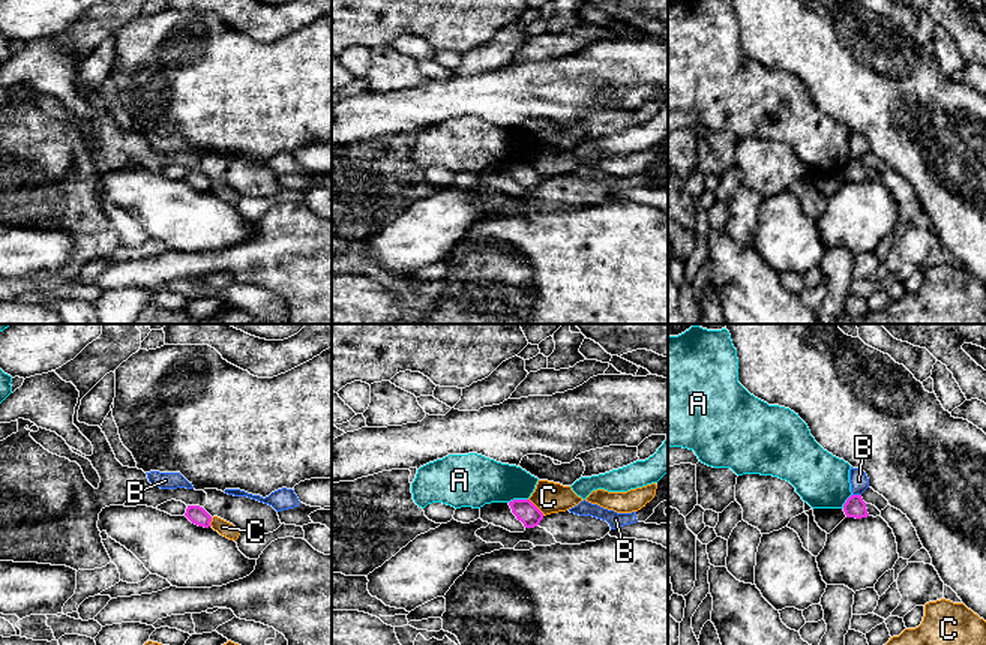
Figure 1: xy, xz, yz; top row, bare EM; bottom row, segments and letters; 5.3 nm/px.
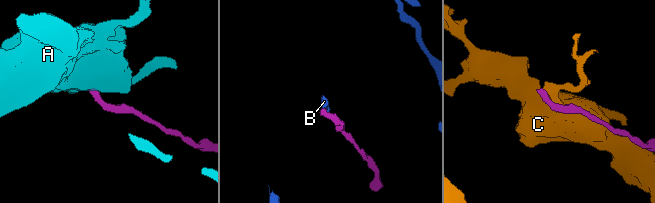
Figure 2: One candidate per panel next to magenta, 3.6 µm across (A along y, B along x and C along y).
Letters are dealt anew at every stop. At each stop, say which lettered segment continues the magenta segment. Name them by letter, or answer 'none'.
none

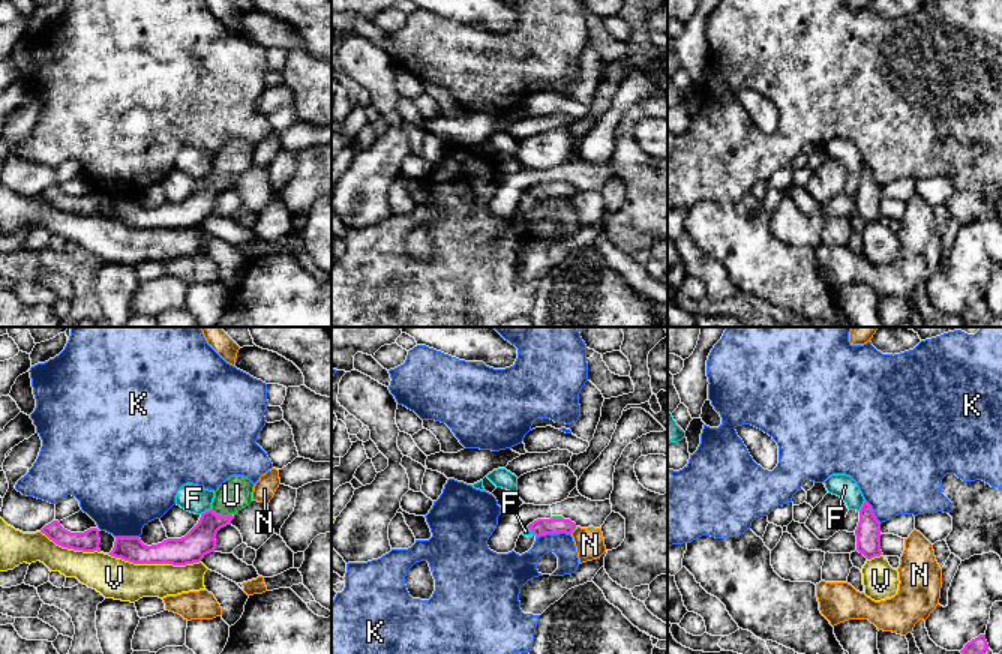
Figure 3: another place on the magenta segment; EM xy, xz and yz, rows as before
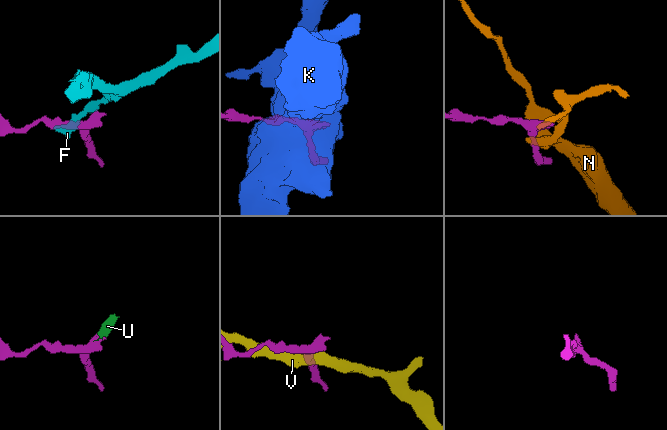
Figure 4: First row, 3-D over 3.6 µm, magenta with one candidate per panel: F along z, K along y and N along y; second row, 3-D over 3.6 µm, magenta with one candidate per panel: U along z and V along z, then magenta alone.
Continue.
U

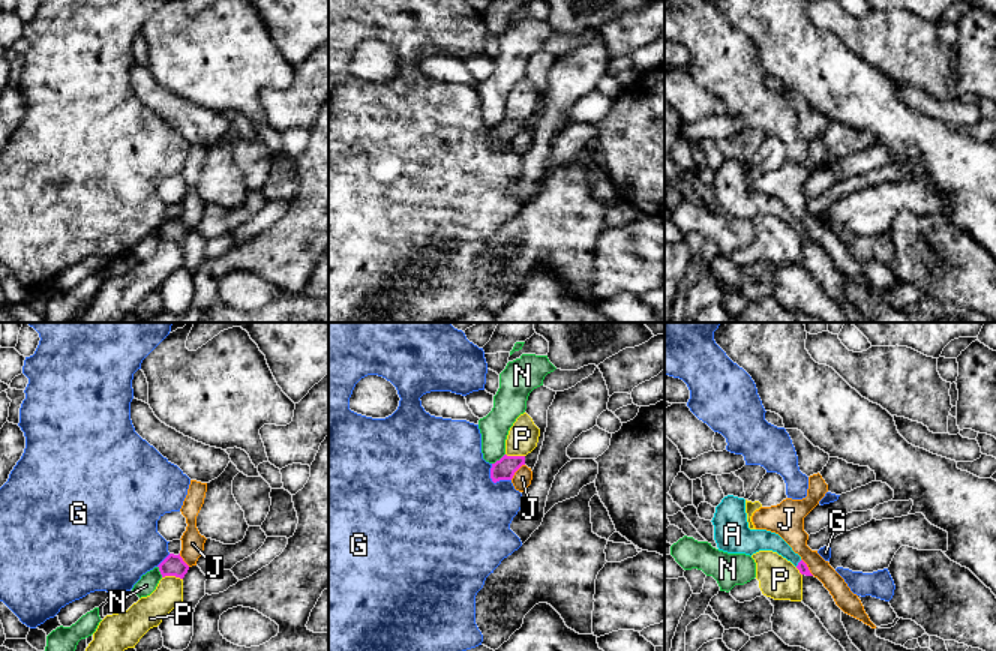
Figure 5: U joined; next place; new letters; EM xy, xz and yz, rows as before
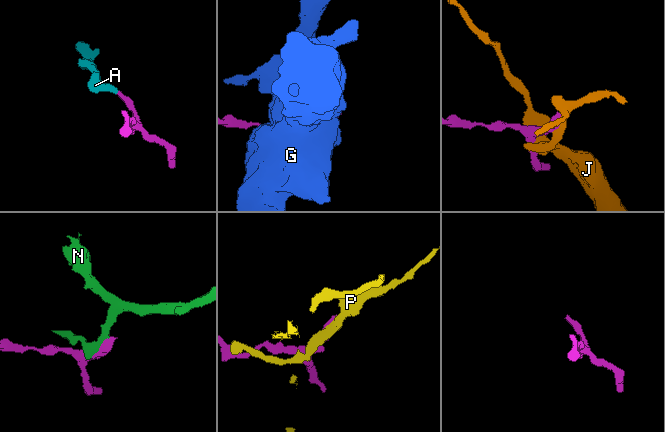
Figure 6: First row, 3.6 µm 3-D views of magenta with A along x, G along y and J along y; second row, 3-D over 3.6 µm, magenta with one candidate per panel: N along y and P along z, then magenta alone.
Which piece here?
A

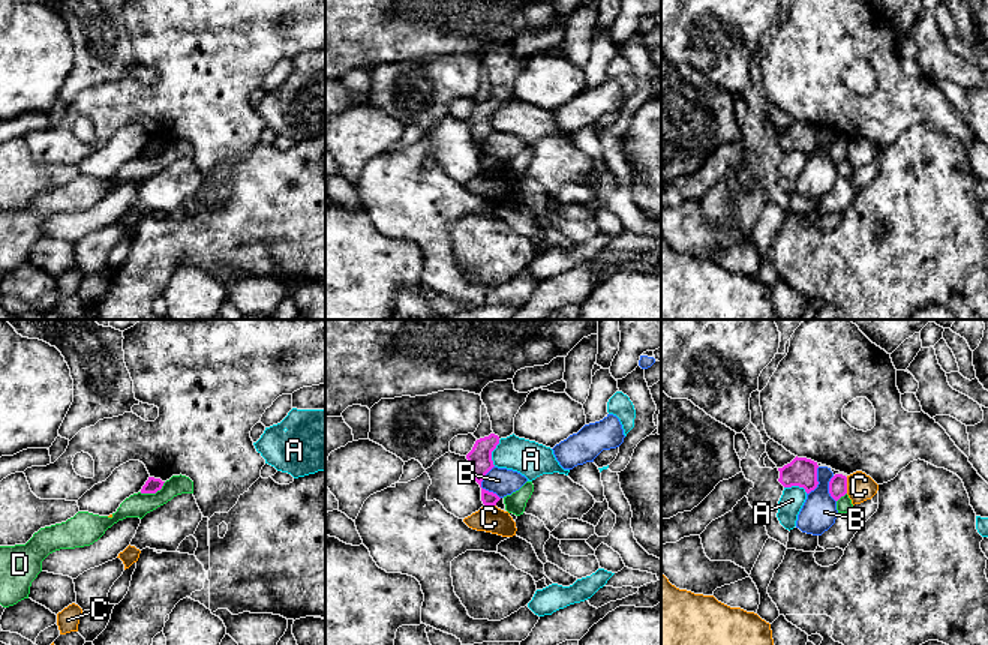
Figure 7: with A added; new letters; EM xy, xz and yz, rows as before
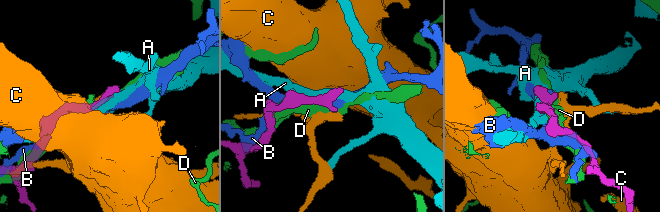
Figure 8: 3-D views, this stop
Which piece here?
none

